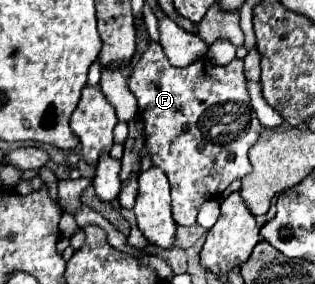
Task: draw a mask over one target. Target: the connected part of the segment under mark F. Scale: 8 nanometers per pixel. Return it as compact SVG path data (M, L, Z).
M149 42L149 48L141 56L141 60L133 66L133 72L129 76L129 88L139 102L137 118L145 126L145 144L141 148L139 158L151 156L153 166L165 172L171 184L171 200L173 200L171 204L175 222L179 226L193 226L197 220L199 206L203 202L219 198L219 194L233 180L243 180L251 172L247 150L257 142L261 124L249 102L243 76L243 62L233 60L227 66L215 66L205 58L185 68L175 68L169 64L161 44Z

